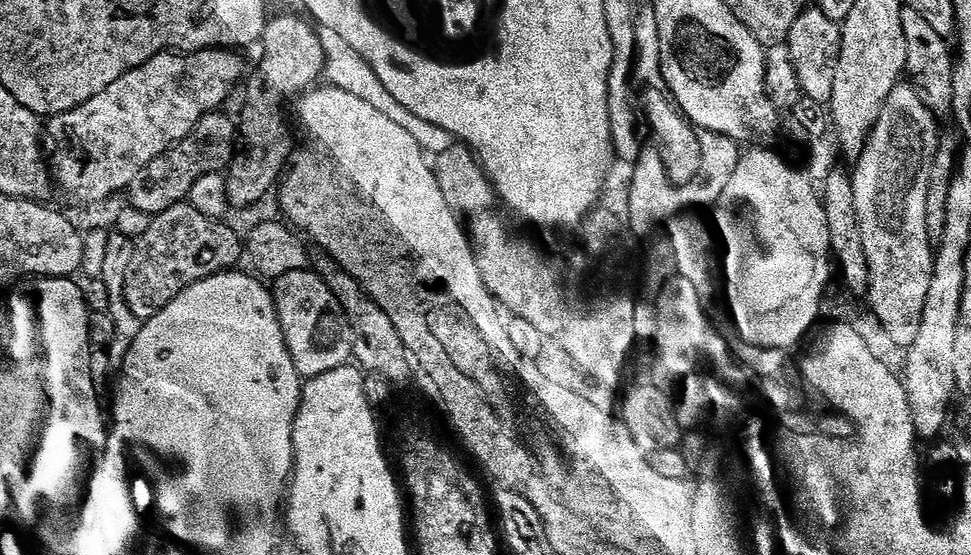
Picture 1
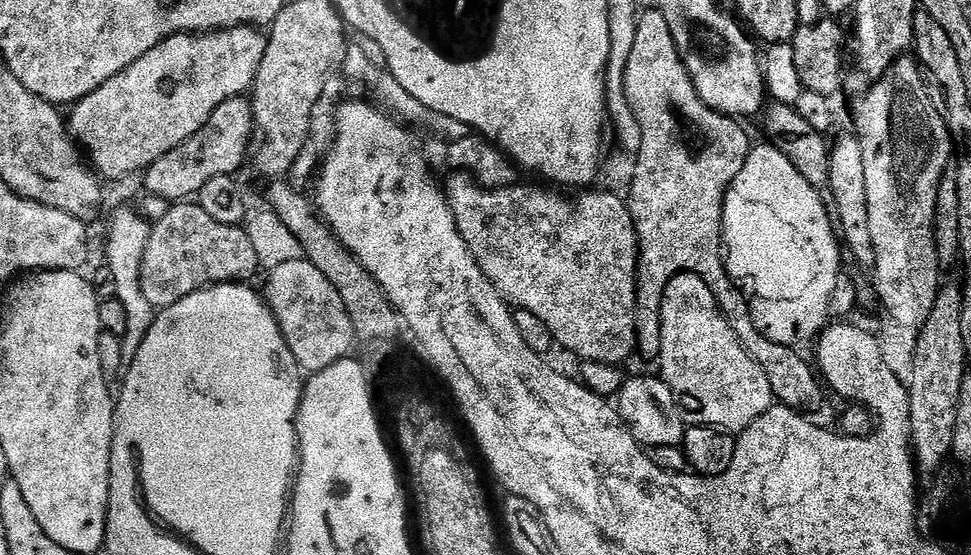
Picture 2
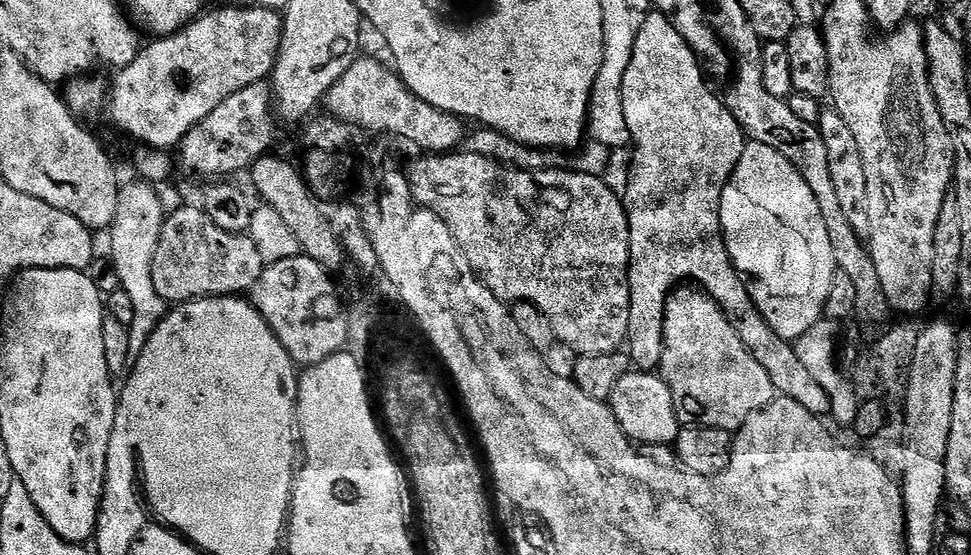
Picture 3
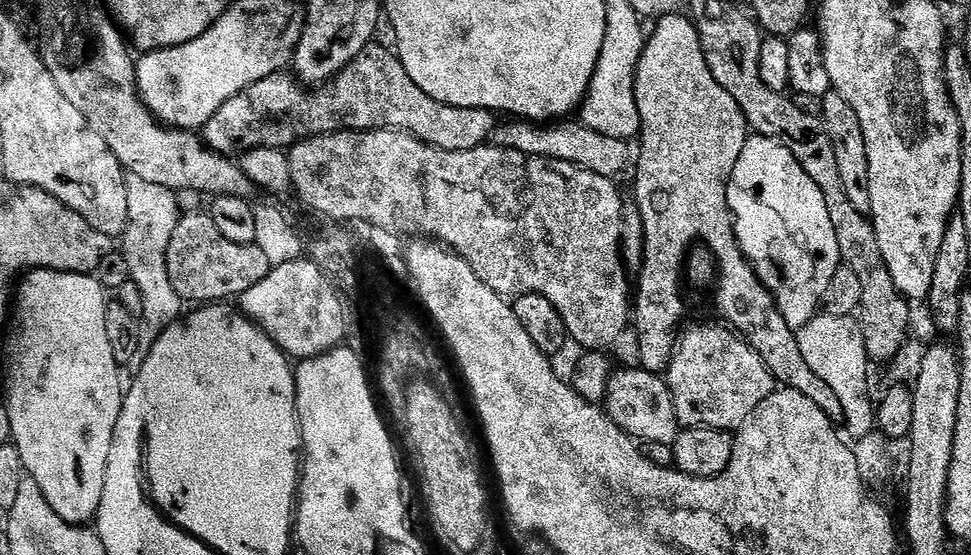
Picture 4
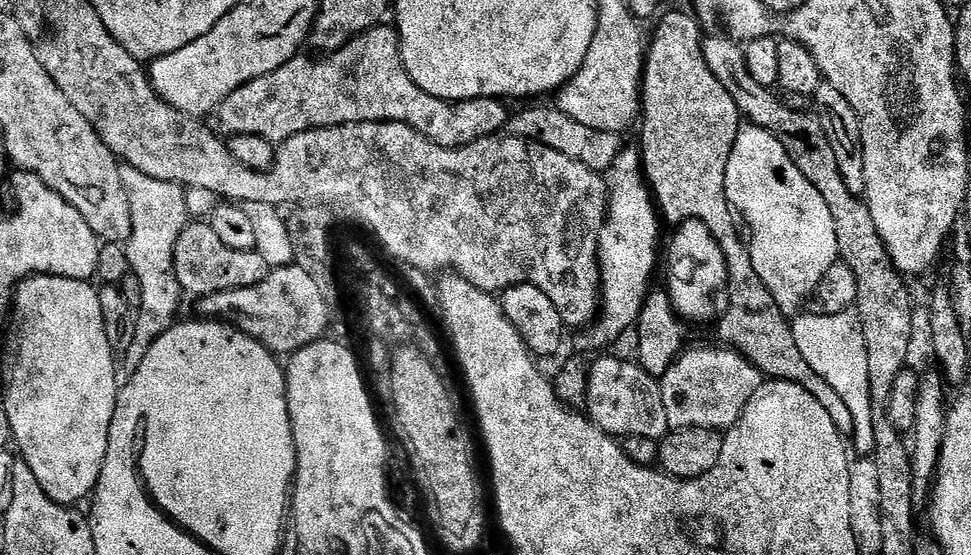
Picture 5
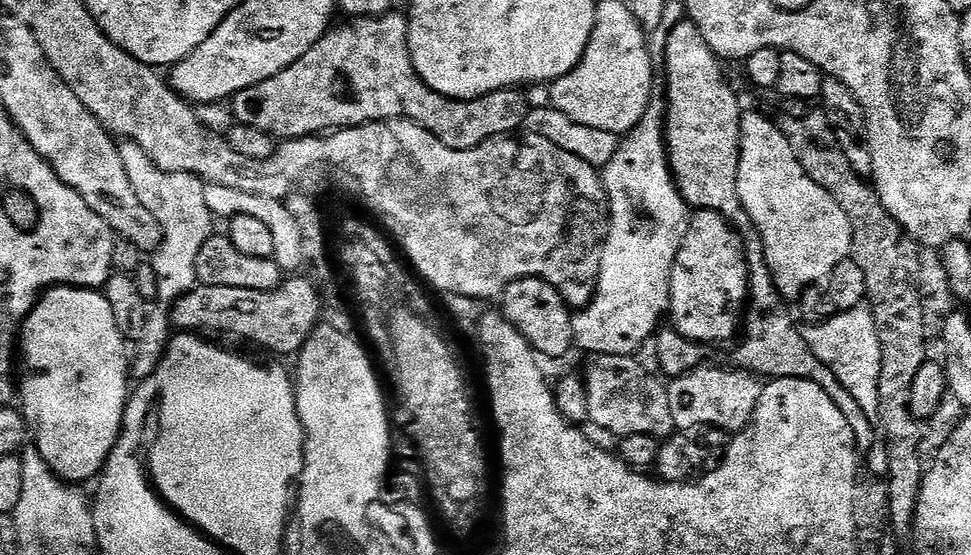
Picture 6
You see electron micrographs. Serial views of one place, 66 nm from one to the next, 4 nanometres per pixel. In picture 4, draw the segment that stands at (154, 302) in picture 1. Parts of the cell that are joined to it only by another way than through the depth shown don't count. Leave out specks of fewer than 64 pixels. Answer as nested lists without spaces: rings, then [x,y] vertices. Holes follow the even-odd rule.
[[[199,211],[181,215],[166,250],[170,286],[180,295],[181,301],[193,300],[196,306],[235,301],[246,294],[250,286],[258,286],[273,266],[257,244],[239,244],[215,235],[212,220]]]

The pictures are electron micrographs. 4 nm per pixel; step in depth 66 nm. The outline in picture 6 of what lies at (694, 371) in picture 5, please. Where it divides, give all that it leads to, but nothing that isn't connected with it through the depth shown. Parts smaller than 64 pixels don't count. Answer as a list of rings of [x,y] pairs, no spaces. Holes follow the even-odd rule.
[[[697,366],[686,375],[675,377],[667,385],[673,425],[680,430],[692,430],[688,428],[696,428],[699,424],[705,424],[708,428],[725,428],[728,434],[735,434],[740,429],[747,428],[760,401],[762,384],[753,373],[743,370],[735,371],[731,372],[728,368],[703,368],[703,366]]]

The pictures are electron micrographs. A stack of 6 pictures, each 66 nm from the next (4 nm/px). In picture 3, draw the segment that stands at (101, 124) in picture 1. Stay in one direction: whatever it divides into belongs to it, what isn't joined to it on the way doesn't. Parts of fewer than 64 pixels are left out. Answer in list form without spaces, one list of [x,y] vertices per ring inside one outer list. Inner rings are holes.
[[[229,6],[229,8],[220,8],[217,12],[211,10],[205,11],[203,15],[187,24],[179,32],[175,32],[173,36],[165,36],[163,38],[153,39],[153,44],[145,43],[141,47],[140,52],[134,58],[134,62],[127,64],[125,68],[119,69],[115,73],[116,81],[111,81],[110,95],[106,100],[106,113],[125,132],[128,136],[133,136],[136,140],[141,140],[141,145],[147,146],[152,150],[172,150],[179,145],[185,134],[192,131],[194,126],[198,126],[198,122],[202,122],[202,118],[206,118],[206,114],[210,114],[210,110],[214,110],[214,106],[222,106],[222,102],[226,102],[226,98],[230,98],[230,94],[234,94],[238,90],[242,90],[251,84],[259,84],[267,81],[272,74],[272,68],[276,64],[276,55],[280,49],[280,39],[282,38],[282,30],[284,29],[284,21],[281,13],[275,8],[238,8]]]

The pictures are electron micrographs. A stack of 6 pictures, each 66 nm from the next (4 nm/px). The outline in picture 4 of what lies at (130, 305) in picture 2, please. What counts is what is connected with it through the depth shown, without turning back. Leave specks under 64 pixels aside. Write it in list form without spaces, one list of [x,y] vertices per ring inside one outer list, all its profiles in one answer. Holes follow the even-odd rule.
[[[128,176],[126,182],[128,185],[122,189],[122,195],[128,207],[128,226],[122,237],[122,259],[124,267],[130,273],[131,283],[136,283],[136,288],[140,291],[140,308],[144,314],[141,318],[139,316],[138,327],[134,332],[134,352],[137,357],[143,358],[148,355],[160,333],[182,316],[180,295],[170,286],[166,270],[170,234],[174,234],[174,226],[182,213],[175,204],[175,193],[170,189],[142,182],[142,178],[137,176]]]

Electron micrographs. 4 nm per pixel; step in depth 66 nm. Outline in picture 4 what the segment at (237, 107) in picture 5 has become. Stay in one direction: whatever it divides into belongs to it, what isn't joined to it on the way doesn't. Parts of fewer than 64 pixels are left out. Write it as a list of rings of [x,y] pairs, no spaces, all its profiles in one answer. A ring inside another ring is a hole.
[[[369,46],[349,61],[336,76],[315,89],[305,90],[287,71],[270,74],[262,82],[246,86],[226,101],[206,122],[202,139],[213,152],[229,158],[250,148],[287,149],[293,142],[326,132],[394,128],[409,132],[438,150],[474,150],[489,141],[497,117],[485,108],[455,108],[439,104],[430,94],[418,90],[406,74],[399,56],[384,48]]]

